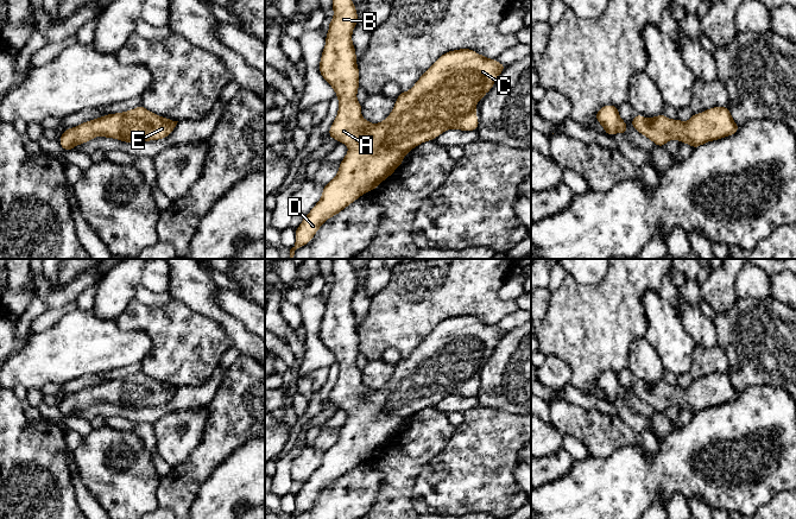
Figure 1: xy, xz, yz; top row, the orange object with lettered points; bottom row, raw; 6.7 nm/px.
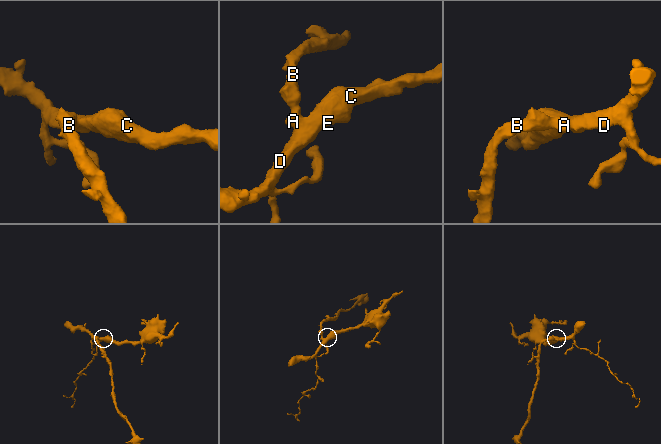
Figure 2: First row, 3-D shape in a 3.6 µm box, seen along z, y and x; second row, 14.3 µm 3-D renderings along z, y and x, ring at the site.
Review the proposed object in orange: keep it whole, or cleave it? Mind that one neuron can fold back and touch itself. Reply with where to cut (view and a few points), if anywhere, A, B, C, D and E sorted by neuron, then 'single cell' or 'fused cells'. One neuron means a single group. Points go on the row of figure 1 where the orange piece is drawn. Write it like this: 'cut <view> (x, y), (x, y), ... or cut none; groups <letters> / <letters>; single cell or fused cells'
cut none; groups A B C D E; single cell

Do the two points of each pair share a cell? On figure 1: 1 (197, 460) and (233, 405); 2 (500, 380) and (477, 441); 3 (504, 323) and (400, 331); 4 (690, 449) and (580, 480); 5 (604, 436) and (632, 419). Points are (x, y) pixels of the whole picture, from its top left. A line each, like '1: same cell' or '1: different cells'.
1: same cell
2: different cells
3: different cells
4: same cell
5: different cells

